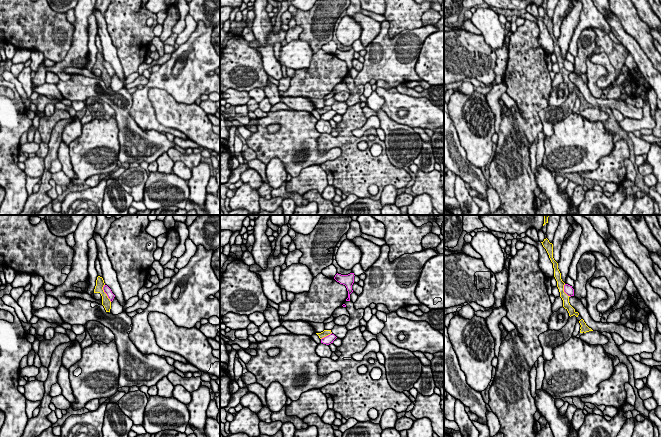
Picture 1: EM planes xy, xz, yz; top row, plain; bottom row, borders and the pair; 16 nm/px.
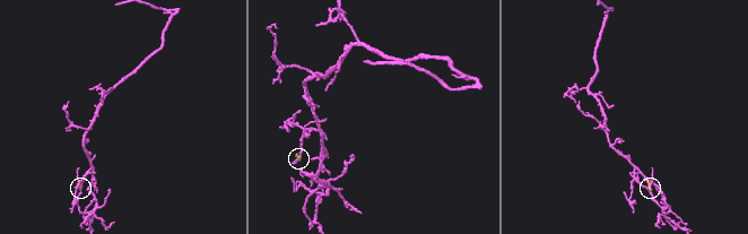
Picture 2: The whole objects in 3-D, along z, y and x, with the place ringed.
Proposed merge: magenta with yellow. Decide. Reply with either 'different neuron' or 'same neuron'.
different neuron

